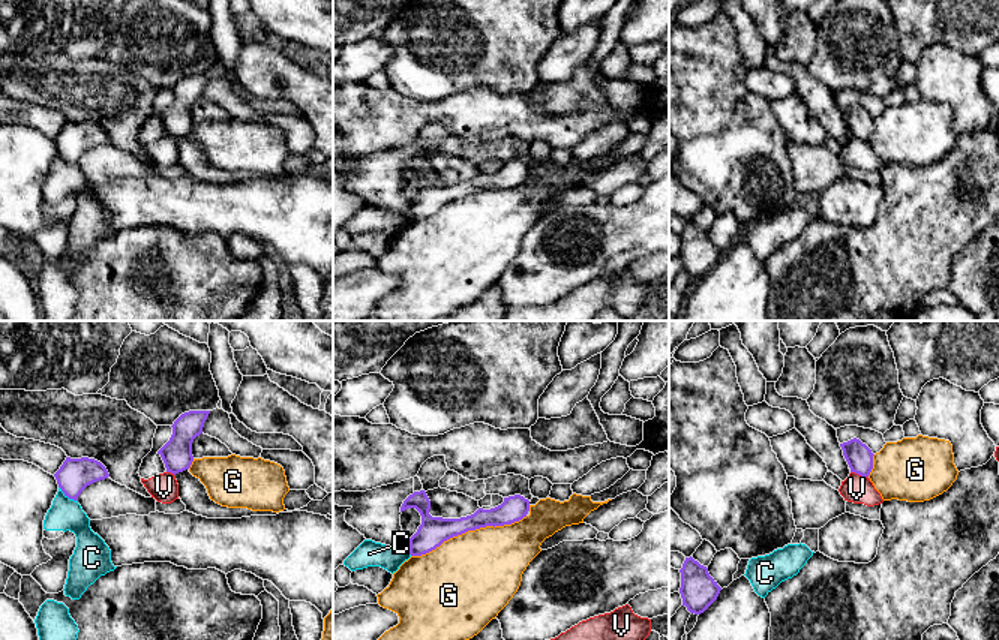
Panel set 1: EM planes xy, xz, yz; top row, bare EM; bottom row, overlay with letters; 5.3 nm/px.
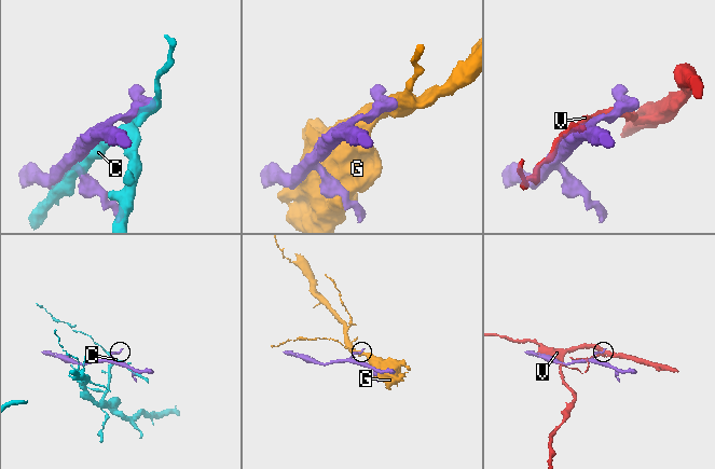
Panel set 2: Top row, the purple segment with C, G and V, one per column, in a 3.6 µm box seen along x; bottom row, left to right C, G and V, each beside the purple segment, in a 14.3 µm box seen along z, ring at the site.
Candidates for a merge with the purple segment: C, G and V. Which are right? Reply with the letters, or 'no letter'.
no letter

